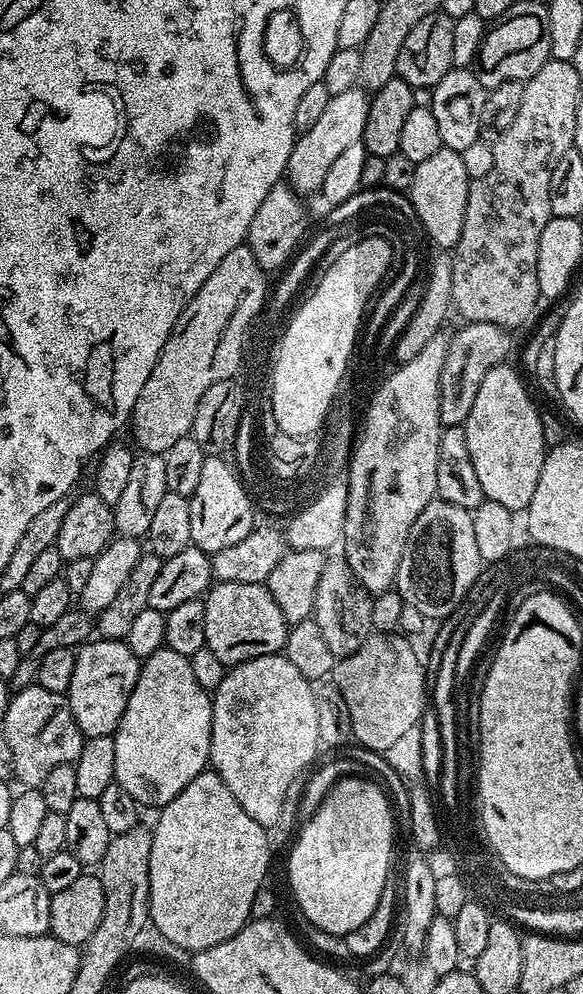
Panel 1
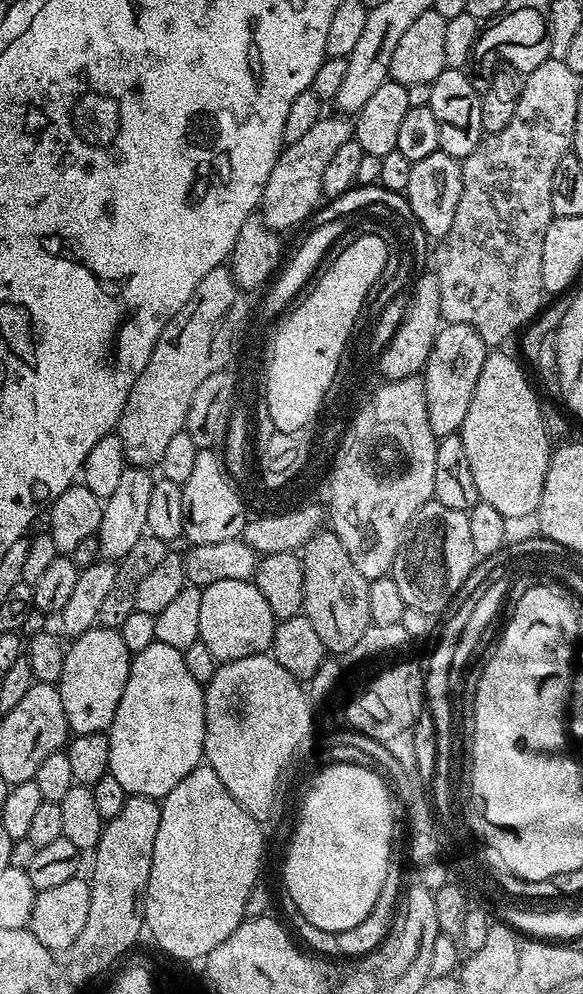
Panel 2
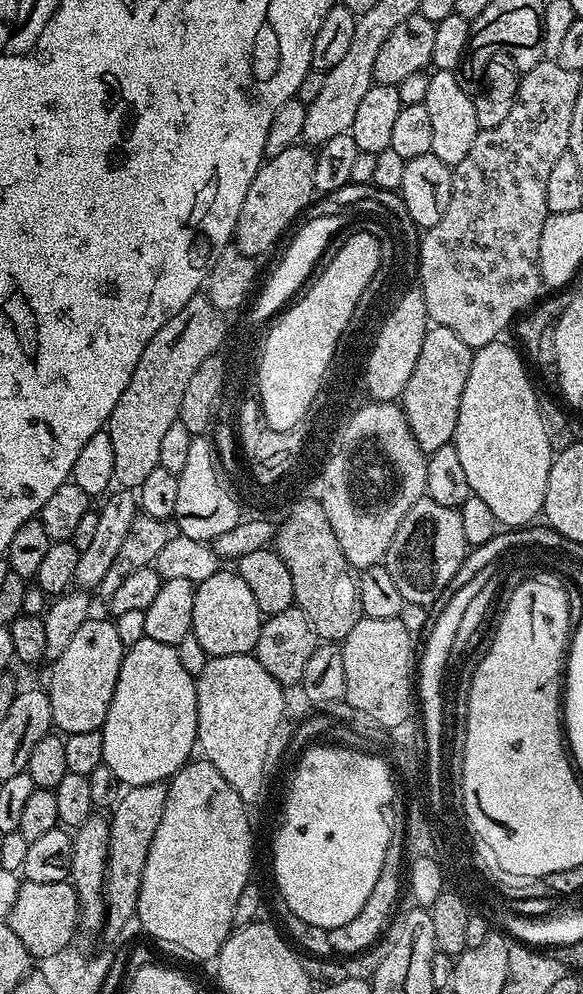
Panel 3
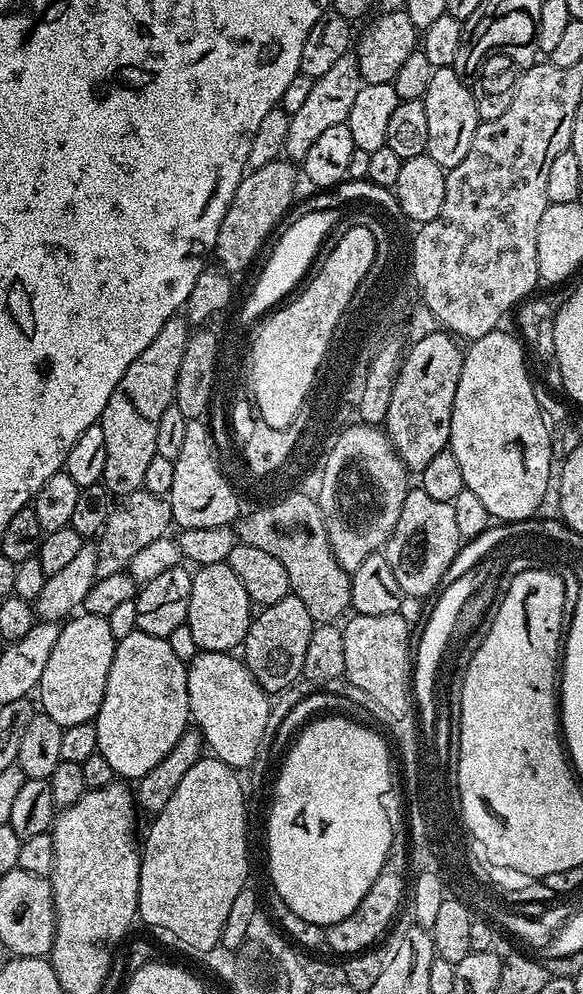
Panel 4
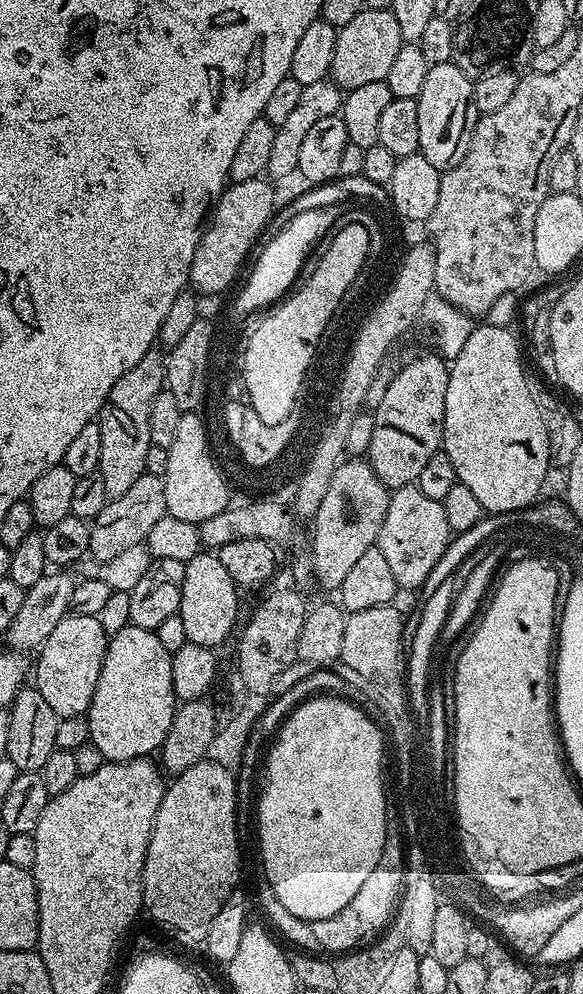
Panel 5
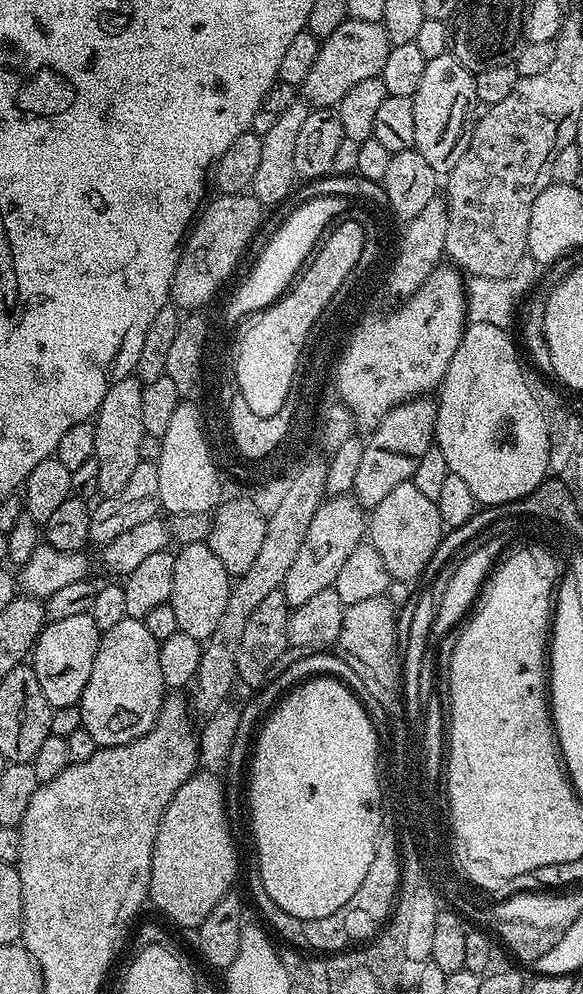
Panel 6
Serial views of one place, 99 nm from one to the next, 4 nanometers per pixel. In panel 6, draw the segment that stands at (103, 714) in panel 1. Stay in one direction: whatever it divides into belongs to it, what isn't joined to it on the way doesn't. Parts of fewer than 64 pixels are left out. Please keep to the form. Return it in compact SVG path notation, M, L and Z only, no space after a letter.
M91 612L48 620L45 623L32 645L30 667L52 709L80 703L82 690L86 690L86 682L90 679L90 669L94 667L94 654L98 654L101 635Z

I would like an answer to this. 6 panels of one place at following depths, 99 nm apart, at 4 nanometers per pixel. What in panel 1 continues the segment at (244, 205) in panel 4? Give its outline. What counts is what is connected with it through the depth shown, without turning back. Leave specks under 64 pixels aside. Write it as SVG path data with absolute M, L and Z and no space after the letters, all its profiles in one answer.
M359 87L346 90L346 94L334 94L330 102L326 102L326 110L318 122L297 135L296 145L290 150L286 180L301 197L308 198L311 192L312 195L319 193L330 165L339 157L341 150L363 140L369 99L369 93Z

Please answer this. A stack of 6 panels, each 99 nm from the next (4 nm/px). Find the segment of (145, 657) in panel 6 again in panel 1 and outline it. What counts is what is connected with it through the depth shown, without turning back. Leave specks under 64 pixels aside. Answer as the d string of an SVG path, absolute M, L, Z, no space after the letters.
M167 646L160 648L154 654L150 654L140 665L140 673L138 674L138 682L134 682L134 690L130 694L130 702L126 702L126 710L122 714L122 722L114 733L114 770L116 771L115 783L122 786L122 790L126 790L126 794L130 794L130 798L134 798L136 803L141 806L149 804L153 810L159 810L165 804L169 804L178 794L182 794L182 790L186 786L190 786L190 782L194 782L194 778L198 778L200 772L205 771L209 767L210 761L210 738L212 737L212 697L208 691L202 686L198 686L194 674L190 670L190 662L187 656L178 654L174 650L170 650Z

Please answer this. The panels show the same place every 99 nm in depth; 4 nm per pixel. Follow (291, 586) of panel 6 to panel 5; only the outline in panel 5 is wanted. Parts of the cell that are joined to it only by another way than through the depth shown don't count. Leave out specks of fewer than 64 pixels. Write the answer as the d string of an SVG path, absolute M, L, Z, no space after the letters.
M348 458L337 465L333 478L330 479L330 486L327 487L326 496L318 506L314 527L310 532L310 572L314 580L316 576L322 587L339 589L342 578L346 578L346 573L358 562L358 557L366 554L366 550L376 547L376 539L382 530L382 518L386 518L389 495L389 488L374 474L367 459Z

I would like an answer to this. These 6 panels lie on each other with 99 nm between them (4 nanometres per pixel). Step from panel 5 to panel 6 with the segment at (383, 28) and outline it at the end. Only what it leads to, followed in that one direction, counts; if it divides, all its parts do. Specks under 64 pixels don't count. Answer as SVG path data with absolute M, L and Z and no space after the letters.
M349 18L334 30L326 39L321 40L318 58L310 66L302 85L302 96L313 109L335 109L346 94L350 94L358 82L379 76L382 66L386 66L386 54L390 54L393 44L381 22L362 22Z

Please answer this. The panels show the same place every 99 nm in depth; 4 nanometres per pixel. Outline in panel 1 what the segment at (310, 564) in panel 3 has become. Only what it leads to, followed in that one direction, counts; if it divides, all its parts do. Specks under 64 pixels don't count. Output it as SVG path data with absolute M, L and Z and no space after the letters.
M325 559L322 578L318 578L318 594L314 594L314 610L311 619L318 622L318 630L322 630L325 641L330 646L330 654L337 658L354 654L368 636L373 635L370 622L372 596L358 582L358 578L350 570L347 559Z

